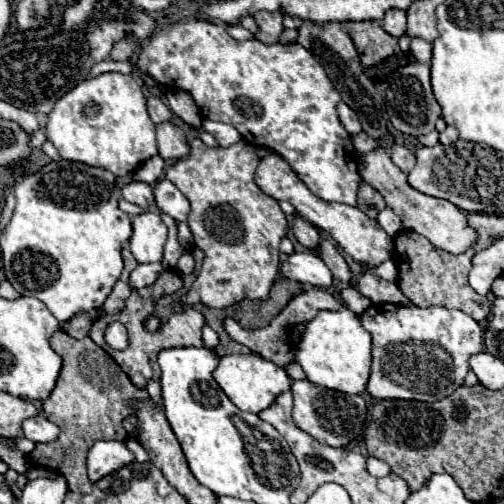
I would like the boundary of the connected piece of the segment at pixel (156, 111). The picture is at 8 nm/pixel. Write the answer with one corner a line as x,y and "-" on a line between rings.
150,96
150,98
148,98
148,114
150,114
150,118
154,120
154,124
174,122
172,110
170,110
158,96

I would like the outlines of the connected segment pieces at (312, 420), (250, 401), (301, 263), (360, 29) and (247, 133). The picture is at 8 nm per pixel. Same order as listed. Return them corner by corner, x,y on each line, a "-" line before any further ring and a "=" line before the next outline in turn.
294,380
292,396
294,396
292,418
296,426
314,436
318,442
342,448
362,434
366,422
366,402
362,396
348,396
336,390
328,390
318,384
312,384
310,380
=
254,352
230,354
230,356
220,358
220,364
212,374
214,374
214,380
218,382
218,386
226,392
226,396
244,412
260,414
262,410
272,406
280,394
290,390
290,378
288,378
286,370
278,368
274,362
270,362
264,356
254,354
=
294,252
290,254
284,262
280,272
296,280
304,286
316,286
316,288
328,288
332,284
332,272
328,266
322,262
322,258
314,256
312,252
=
374,20
344,22
344,30
354,40
364,66
374,66
374,64
382,62
384,58
392,56
398,46
398,38
384,32
382,26
=
180,20
158,30
138,56
138,68
150,74
158,84
170,84
178,90
192,94
200,112
208,120
228,122
242,132
248,144
258,148
270,148
280,154
298,178
326,202
340,202
356,206
358,188
362,178
358,174
358,154
352,144
352,136
342,126
336,106
342,100
340,92
330,84
324,68
316,58
298,42
292,44
264,44
258,40
234,40
228,36
222,24
210,20

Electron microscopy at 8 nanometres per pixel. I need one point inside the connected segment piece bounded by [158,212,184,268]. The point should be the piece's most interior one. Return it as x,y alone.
172,251

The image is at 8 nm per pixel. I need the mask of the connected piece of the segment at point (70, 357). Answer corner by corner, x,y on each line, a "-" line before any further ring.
56,330
50,344
62,356
64,364
58,376
58,384
54,392
44,400
42,408
46,418
60,428
60,436
52,446
32,450
30,460
34,466
52,468
64,474
72,492
90,494
92,482
86,476
86,454
90,446
98,440
126,440
128,434
122,428
122,420
132,414
128,400
148,398
148,392
134,386
126,372
88,336
74,340
66,332

